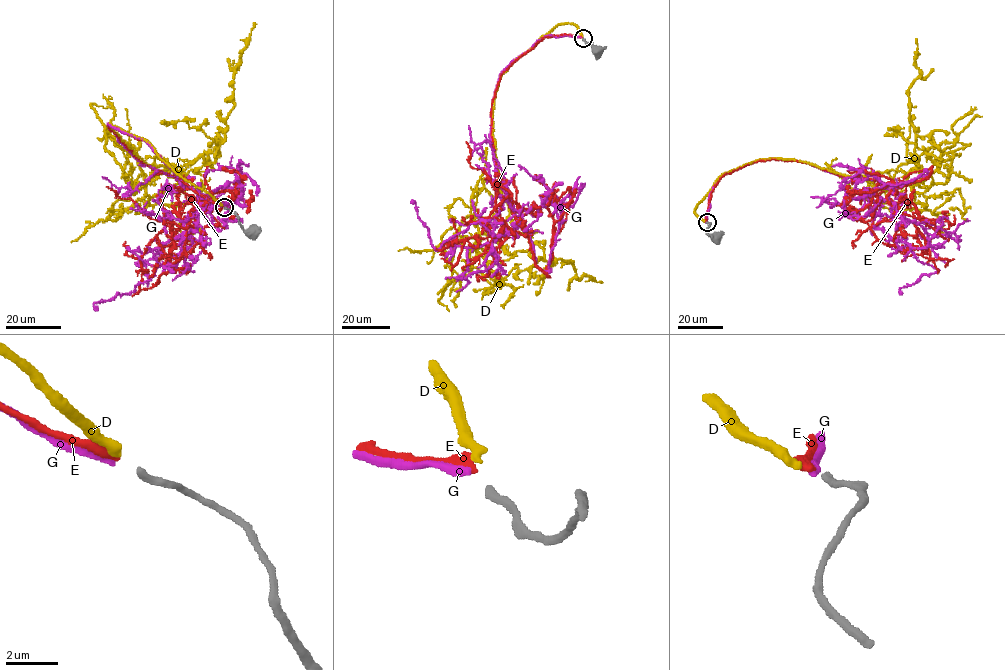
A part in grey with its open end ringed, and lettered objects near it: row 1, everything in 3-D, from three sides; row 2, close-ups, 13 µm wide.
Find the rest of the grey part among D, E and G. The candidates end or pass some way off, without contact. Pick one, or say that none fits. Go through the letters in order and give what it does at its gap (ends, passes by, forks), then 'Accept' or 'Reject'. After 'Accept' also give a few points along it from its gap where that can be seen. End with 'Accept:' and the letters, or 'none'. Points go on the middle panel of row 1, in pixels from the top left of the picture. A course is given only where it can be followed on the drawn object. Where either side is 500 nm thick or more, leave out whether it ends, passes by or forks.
D: It ends there. Reject
E: It ends there. Accept. Its course: (582, 37), (543, 38), (504, 70), (491, 105), (498, 178), (534, 263), (549, 277), (556, 203), (535, 175)
G: It ends there. Reject
Accept: E

